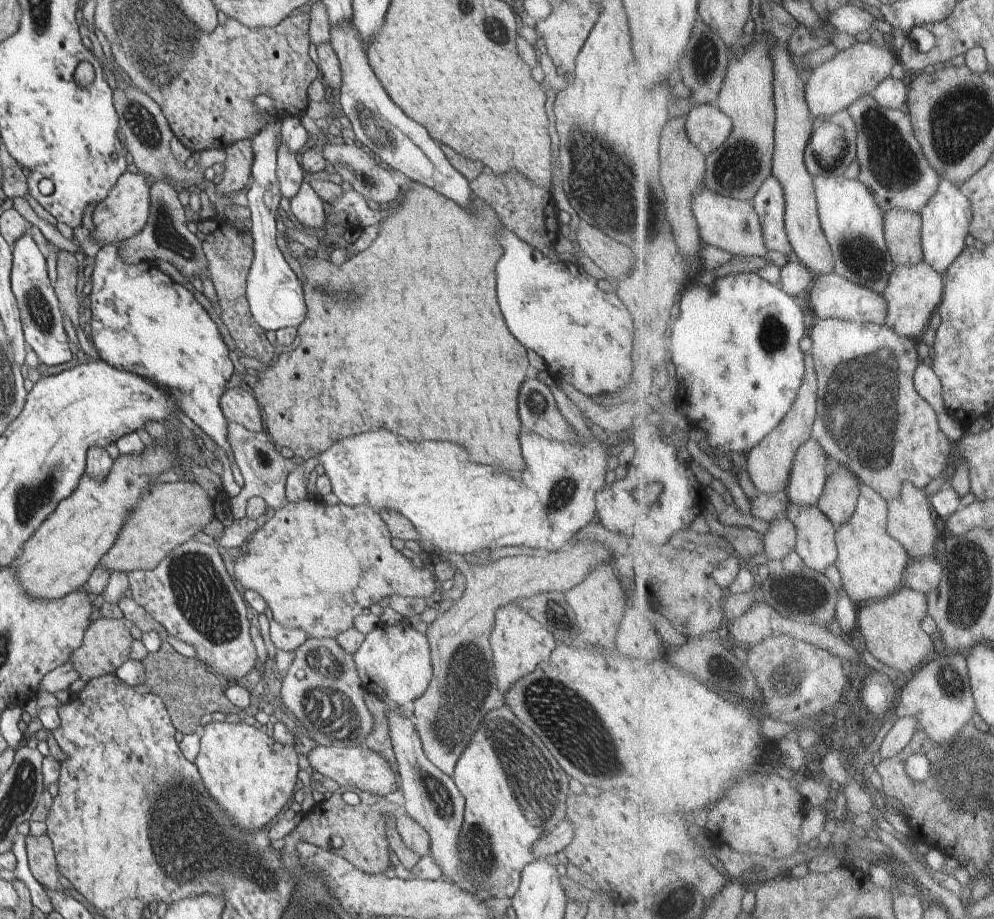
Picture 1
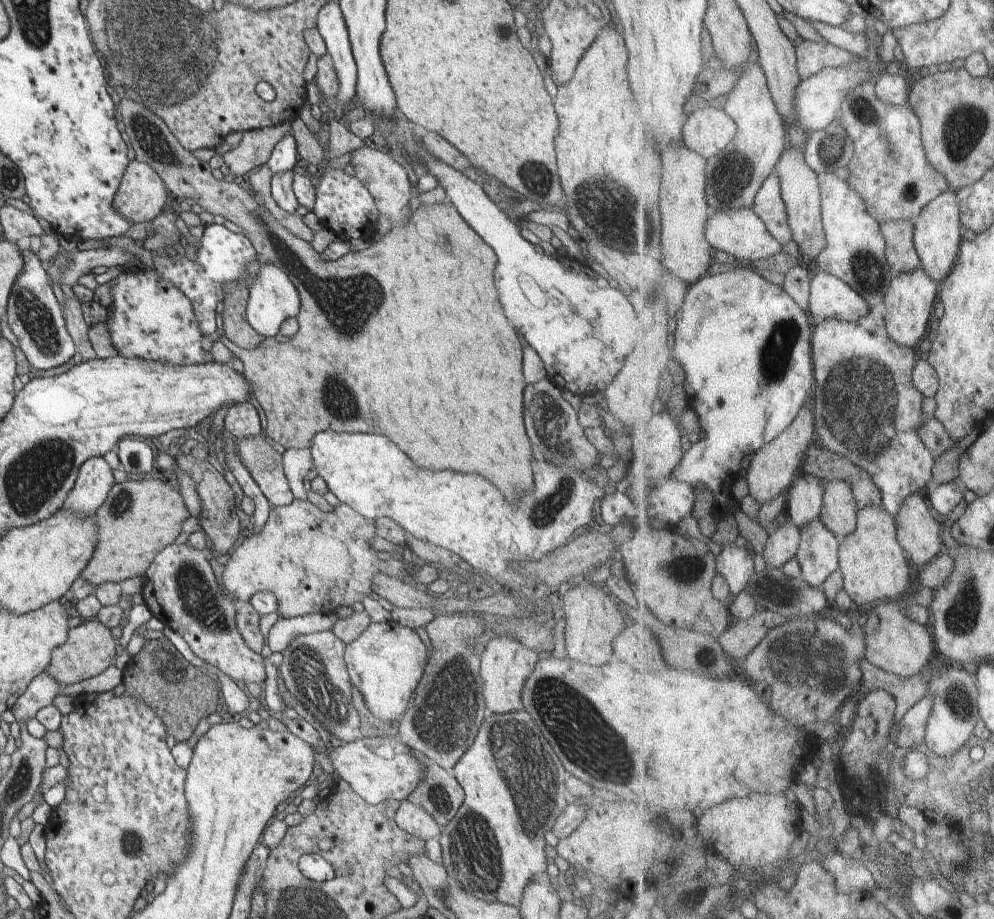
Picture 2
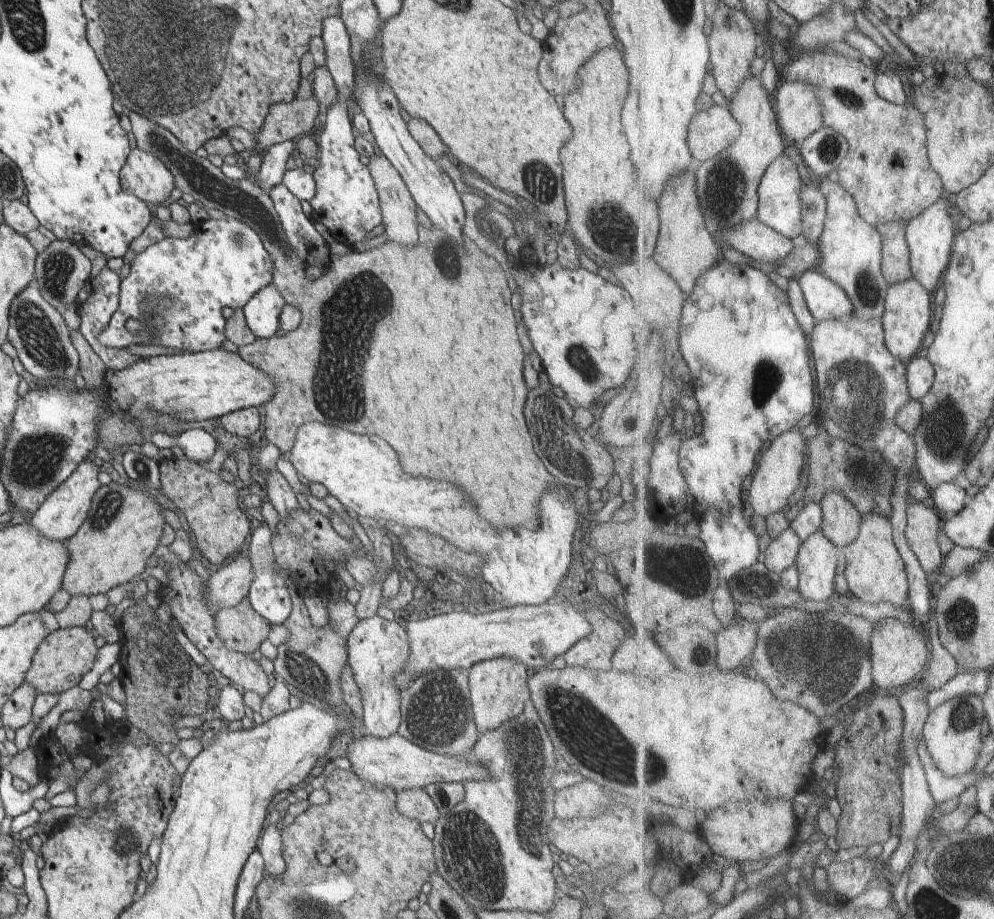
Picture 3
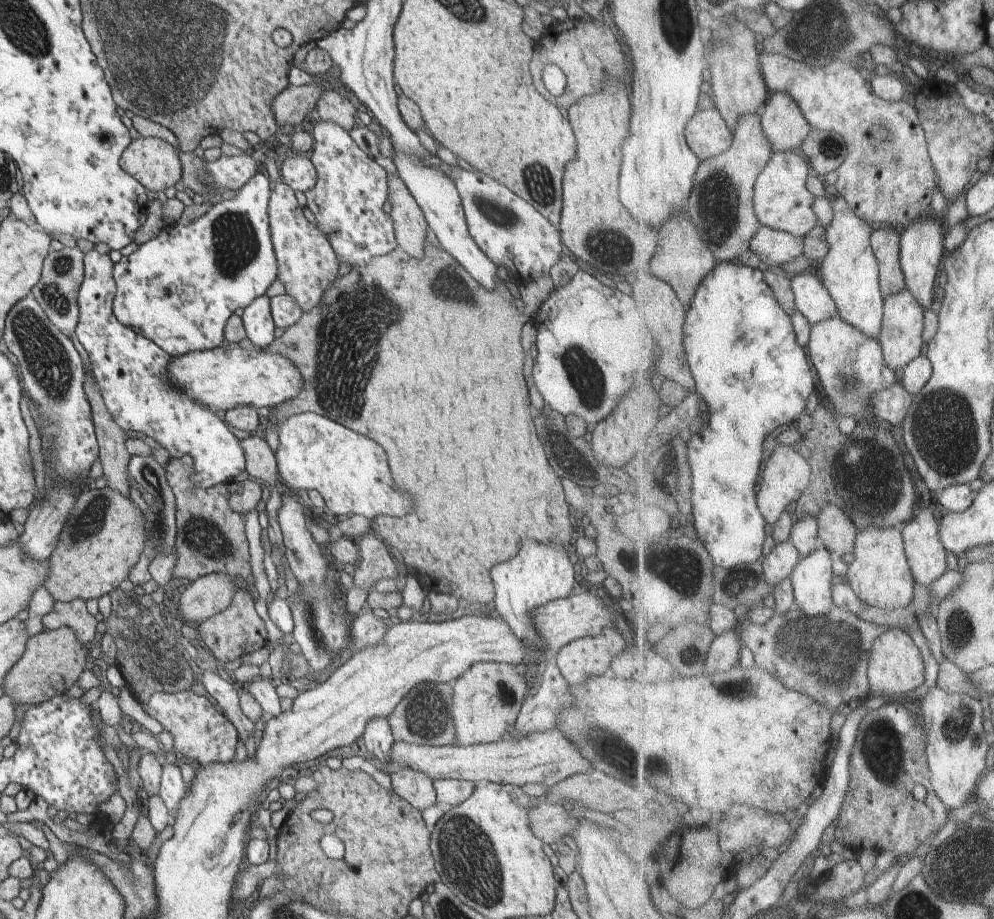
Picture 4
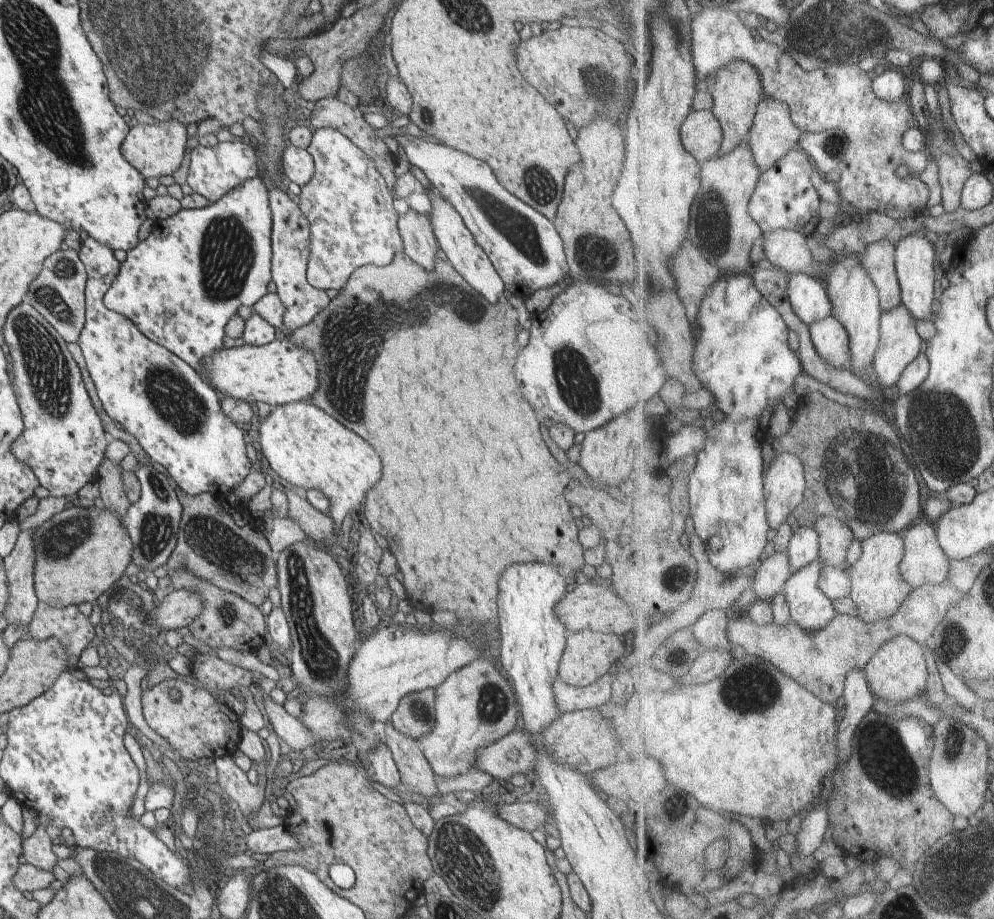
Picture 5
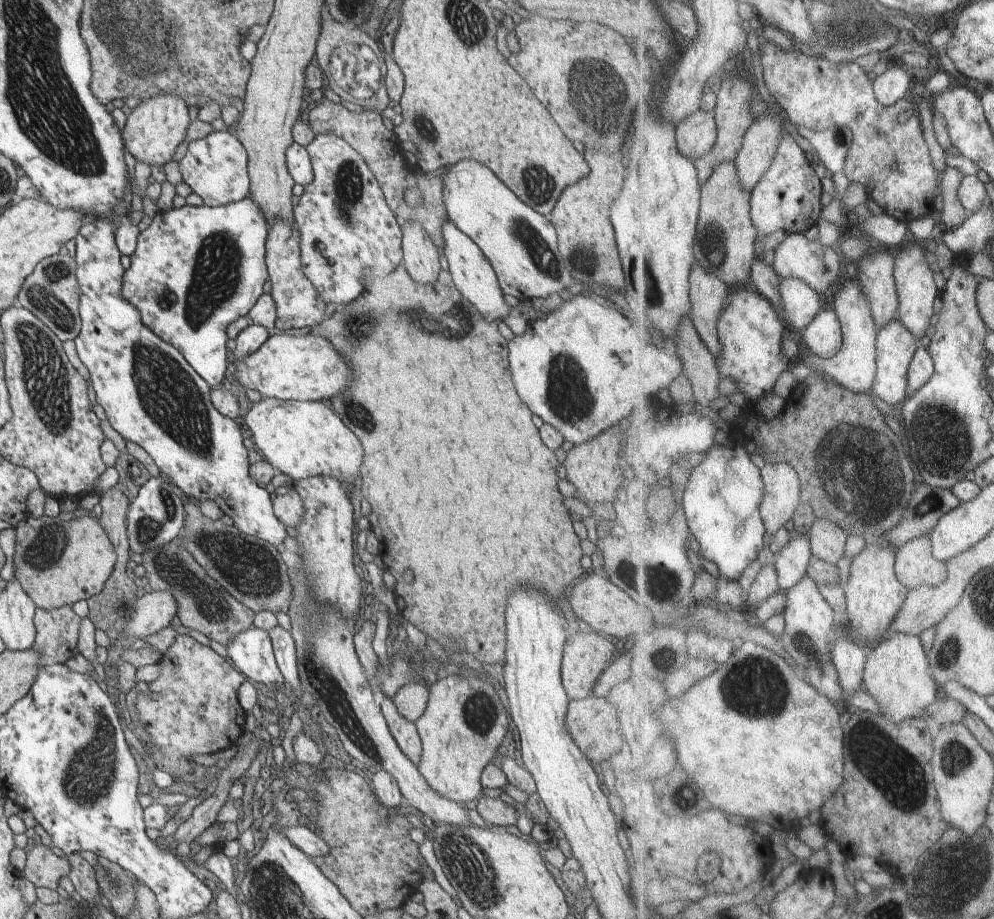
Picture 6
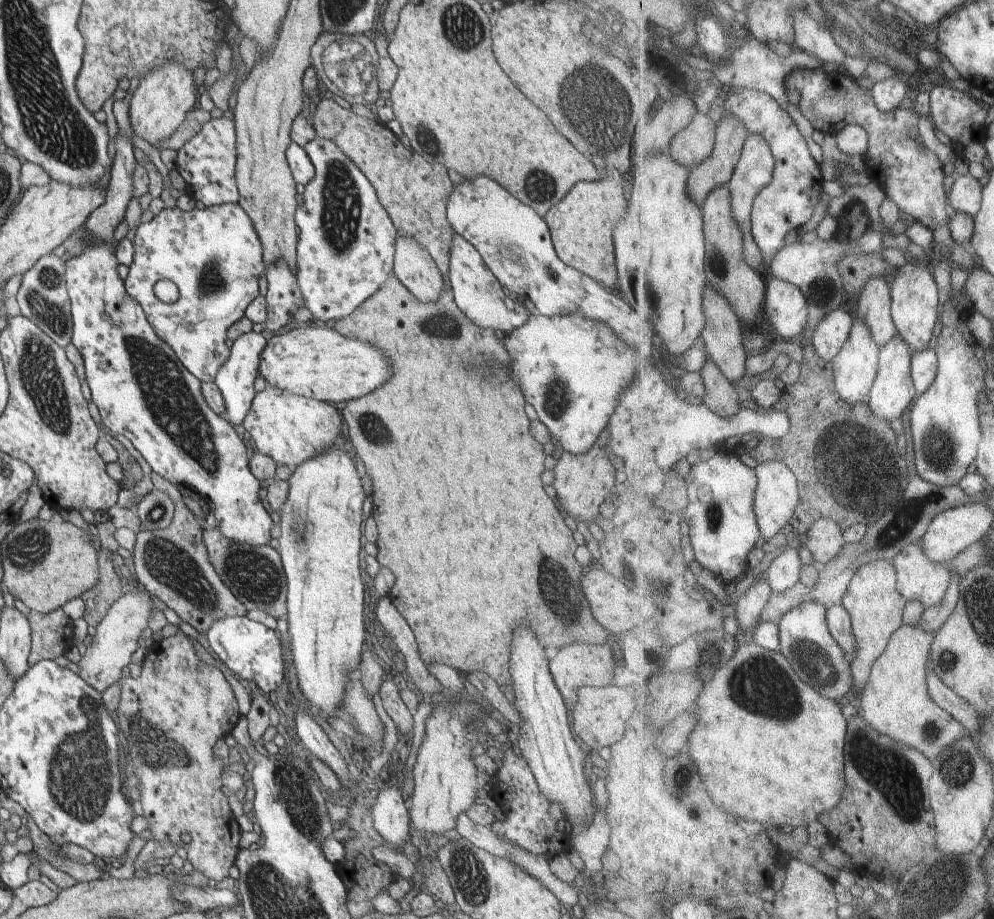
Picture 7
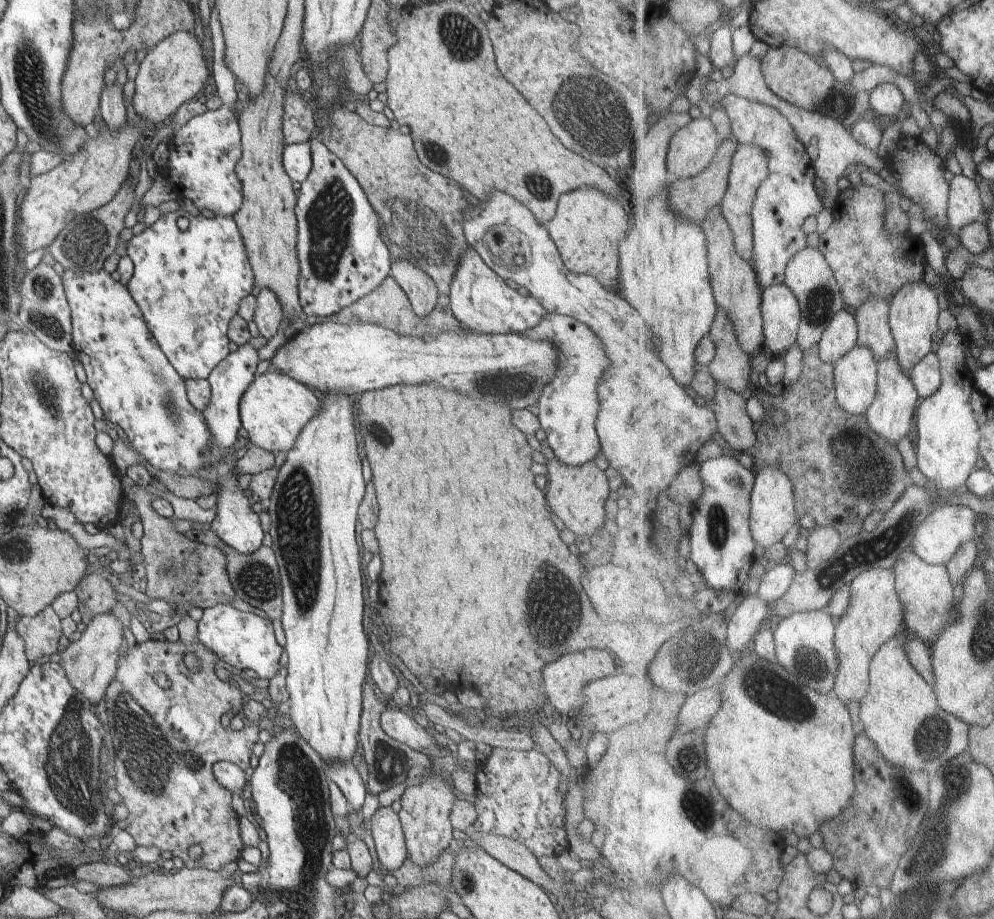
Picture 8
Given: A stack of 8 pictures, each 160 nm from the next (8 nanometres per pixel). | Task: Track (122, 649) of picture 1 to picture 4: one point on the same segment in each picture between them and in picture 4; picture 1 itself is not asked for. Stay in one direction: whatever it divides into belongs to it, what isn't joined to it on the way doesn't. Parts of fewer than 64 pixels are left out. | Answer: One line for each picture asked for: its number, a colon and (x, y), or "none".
2: (89, 649)
3: (66, 655)
4: (53, 661)

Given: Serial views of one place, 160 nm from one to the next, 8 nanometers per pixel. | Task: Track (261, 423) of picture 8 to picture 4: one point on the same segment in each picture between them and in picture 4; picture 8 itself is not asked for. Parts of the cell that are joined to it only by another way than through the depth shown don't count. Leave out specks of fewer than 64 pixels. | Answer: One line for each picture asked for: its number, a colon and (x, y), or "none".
4: (350, 471)
5: (304, 445)
6: (303, 439)
7: (291, 429)

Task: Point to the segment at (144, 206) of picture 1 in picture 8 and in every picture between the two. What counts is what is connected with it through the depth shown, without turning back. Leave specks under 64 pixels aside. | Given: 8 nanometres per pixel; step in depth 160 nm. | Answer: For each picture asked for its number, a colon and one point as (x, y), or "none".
2: (142, 195)
3: (144, 175)
4: (153, 162)
5: (155, 150)
6: (154, 129)
7: (164, 97)
8: (173, 72)

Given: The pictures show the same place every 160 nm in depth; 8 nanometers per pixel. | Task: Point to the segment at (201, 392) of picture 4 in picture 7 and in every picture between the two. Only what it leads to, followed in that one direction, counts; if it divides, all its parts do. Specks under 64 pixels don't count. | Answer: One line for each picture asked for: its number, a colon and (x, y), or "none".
5: (277, 373)
6: (293, 368)
7: (318, 363)

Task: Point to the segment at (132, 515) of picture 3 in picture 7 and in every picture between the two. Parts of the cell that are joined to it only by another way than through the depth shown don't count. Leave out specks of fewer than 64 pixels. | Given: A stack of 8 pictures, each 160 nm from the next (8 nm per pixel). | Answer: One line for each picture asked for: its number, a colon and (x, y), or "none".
4: (105, 534)
5: (80, 552)
6: (58, 563)
7: (46, 564)

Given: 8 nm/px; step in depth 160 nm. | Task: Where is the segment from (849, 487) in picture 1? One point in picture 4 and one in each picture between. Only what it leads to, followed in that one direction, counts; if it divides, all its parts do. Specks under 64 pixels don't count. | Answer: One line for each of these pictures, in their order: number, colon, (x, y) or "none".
2: (842, 512)
3: (843, 524)
4: (840, 531)

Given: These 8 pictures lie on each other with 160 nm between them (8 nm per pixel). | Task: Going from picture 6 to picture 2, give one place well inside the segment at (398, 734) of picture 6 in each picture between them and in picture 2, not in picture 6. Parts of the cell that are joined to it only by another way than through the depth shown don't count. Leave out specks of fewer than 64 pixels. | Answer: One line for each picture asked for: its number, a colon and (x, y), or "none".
2: (411, 818)
3: (415, 804)
4: (415, 788)
5: (414, 769)

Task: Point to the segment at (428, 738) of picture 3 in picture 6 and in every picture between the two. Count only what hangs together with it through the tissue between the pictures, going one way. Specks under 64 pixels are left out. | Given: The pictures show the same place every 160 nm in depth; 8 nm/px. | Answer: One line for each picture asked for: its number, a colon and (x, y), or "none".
4: (423, 717)
5: (415, 716)
6: (410, 700)

